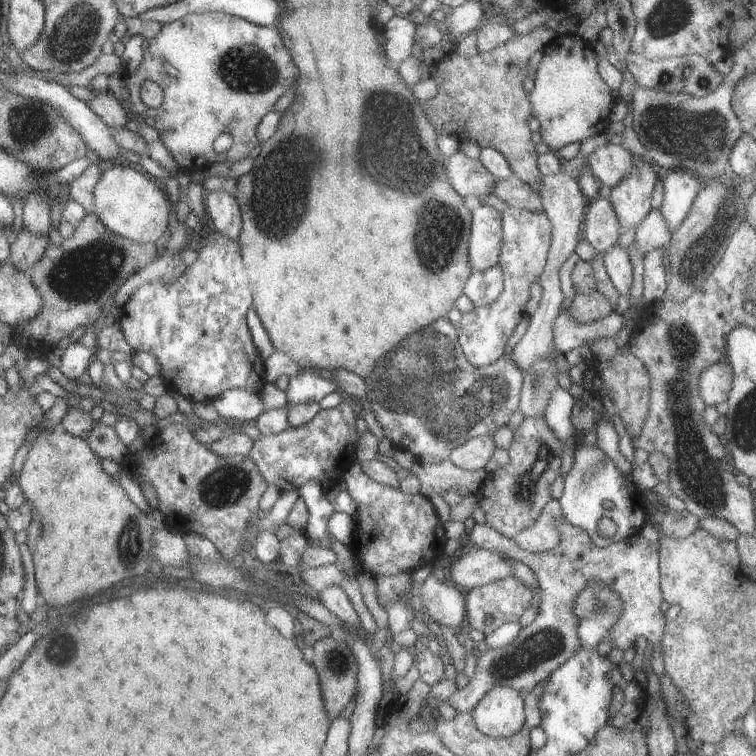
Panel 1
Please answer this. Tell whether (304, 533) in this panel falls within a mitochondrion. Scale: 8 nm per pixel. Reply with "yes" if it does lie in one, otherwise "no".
no

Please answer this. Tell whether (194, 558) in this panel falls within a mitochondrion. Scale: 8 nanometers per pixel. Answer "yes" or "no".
no

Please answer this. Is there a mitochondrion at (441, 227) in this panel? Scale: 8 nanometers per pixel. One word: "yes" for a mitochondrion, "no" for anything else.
yes

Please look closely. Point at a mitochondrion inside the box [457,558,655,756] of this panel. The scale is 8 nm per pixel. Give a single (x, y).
(544, 644)

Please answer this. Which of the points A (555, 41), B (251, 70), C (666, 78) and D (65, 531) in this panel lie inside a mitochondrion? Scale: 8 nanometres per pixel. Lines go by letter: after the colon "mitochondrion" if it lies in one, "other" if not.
A: other
B: mitochondrion
C: mitochondrion
D: other

